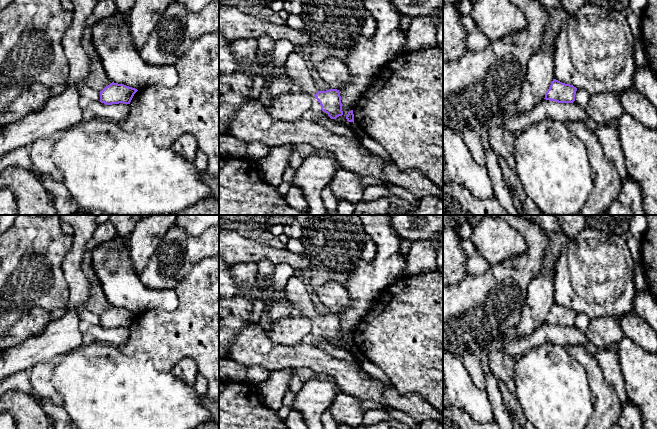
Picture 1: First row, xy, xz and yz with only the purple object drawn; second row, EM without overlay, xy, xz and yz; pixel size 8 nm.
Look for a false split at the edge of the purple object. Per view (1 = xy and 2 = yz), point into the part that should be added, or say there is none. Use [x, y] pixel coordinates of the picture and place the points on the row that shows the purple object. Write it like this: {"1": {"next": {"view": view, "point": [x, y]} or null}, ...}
{"1": {"next": null}, "2": {"next": null}}

